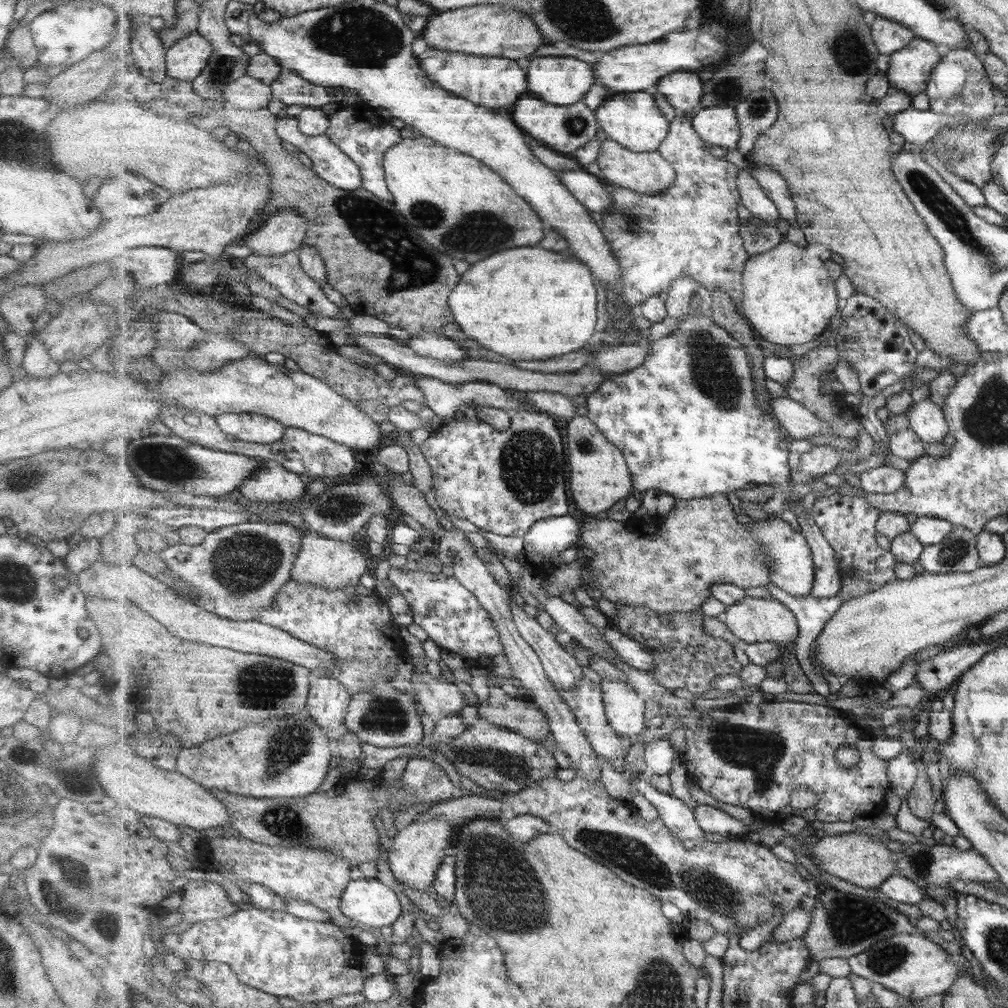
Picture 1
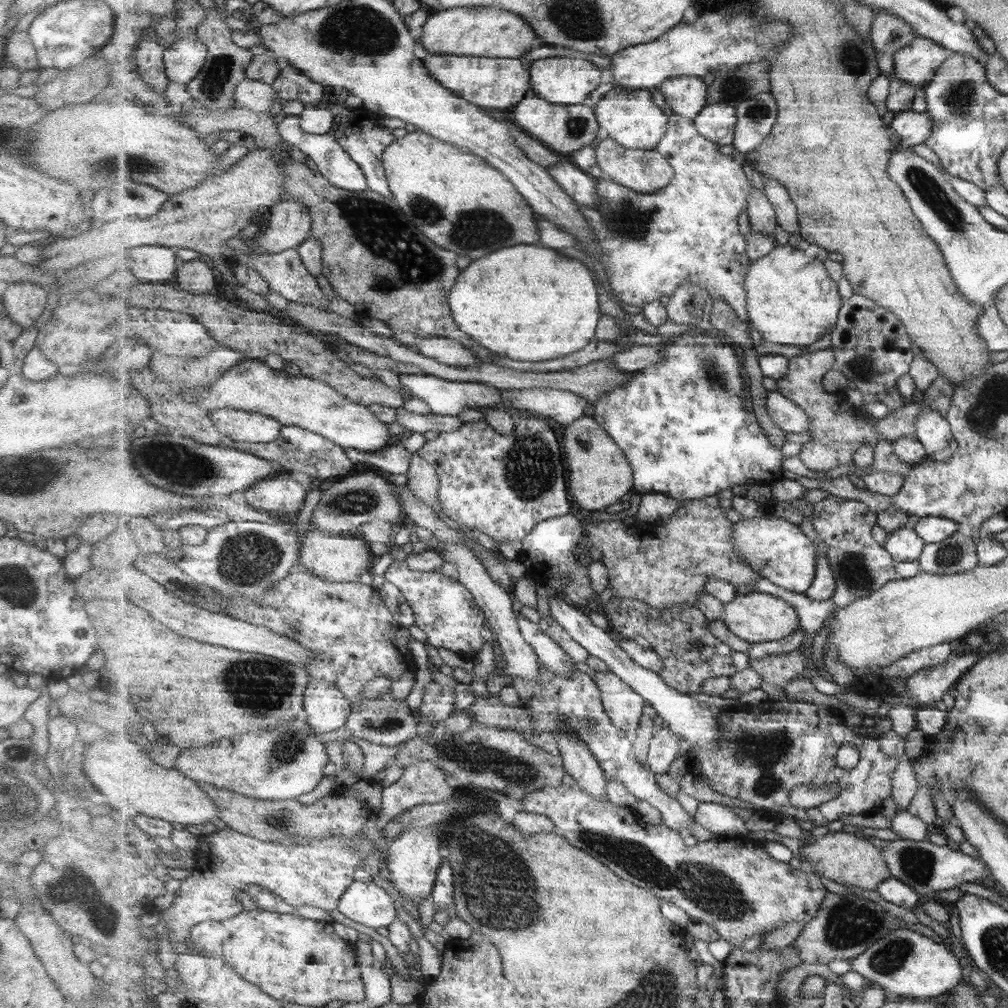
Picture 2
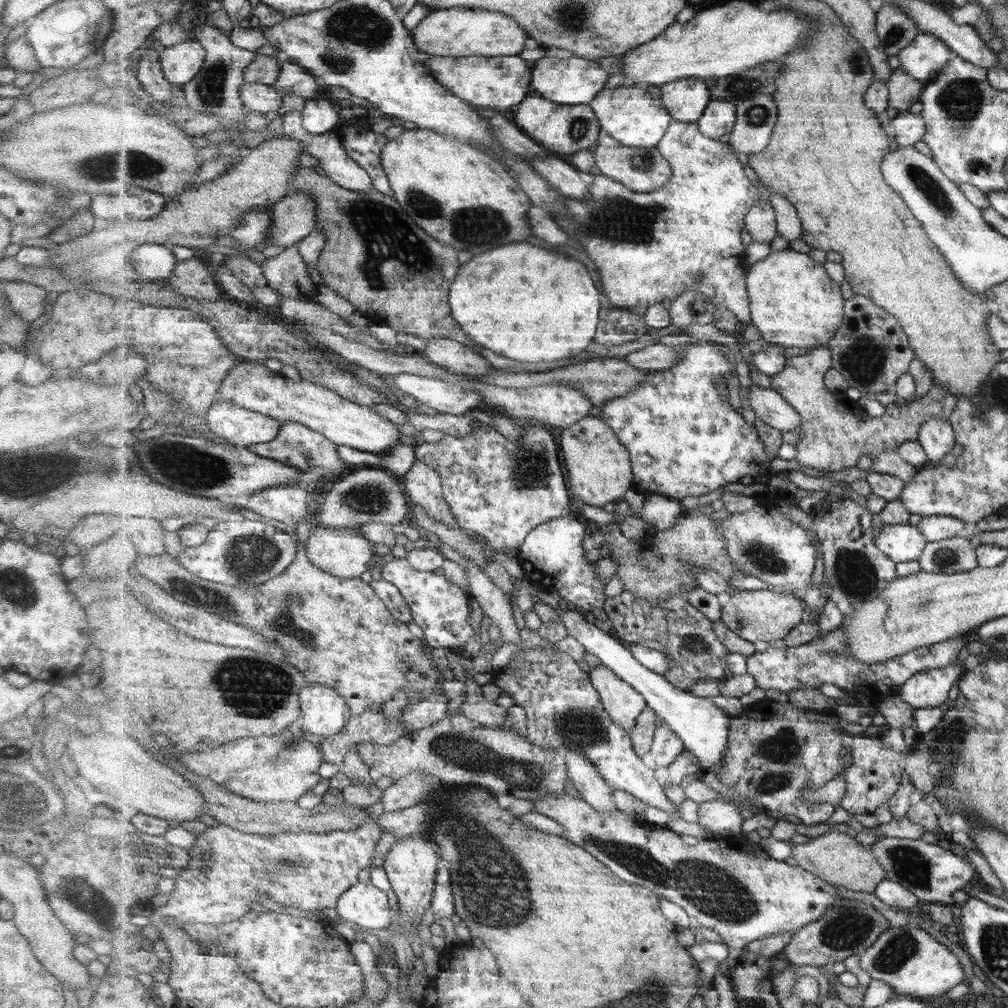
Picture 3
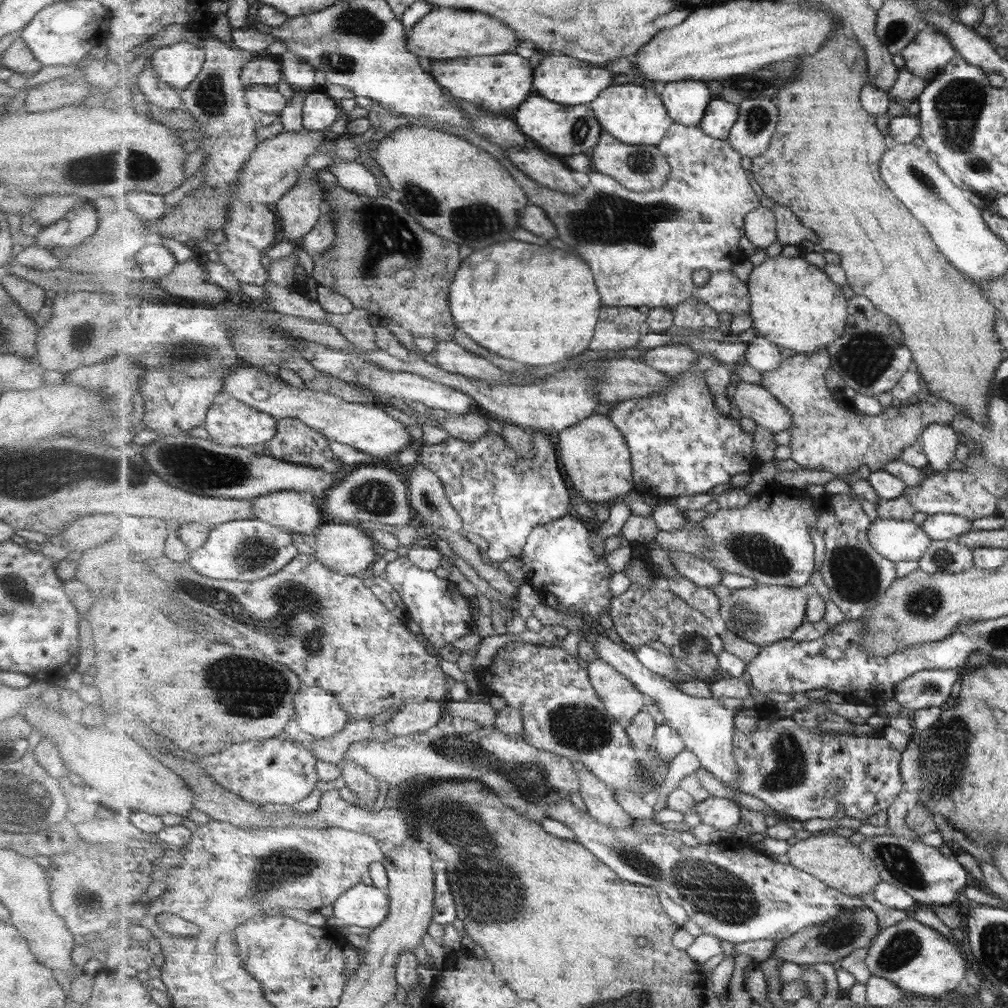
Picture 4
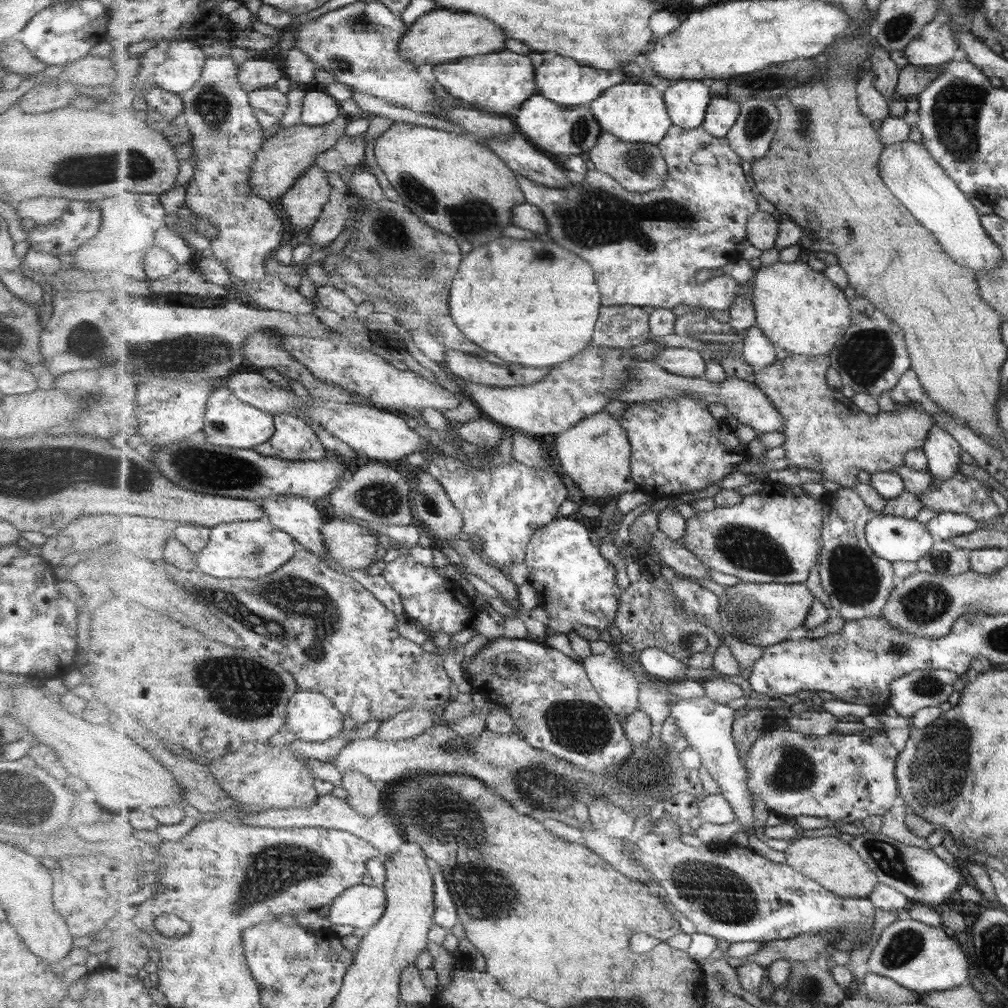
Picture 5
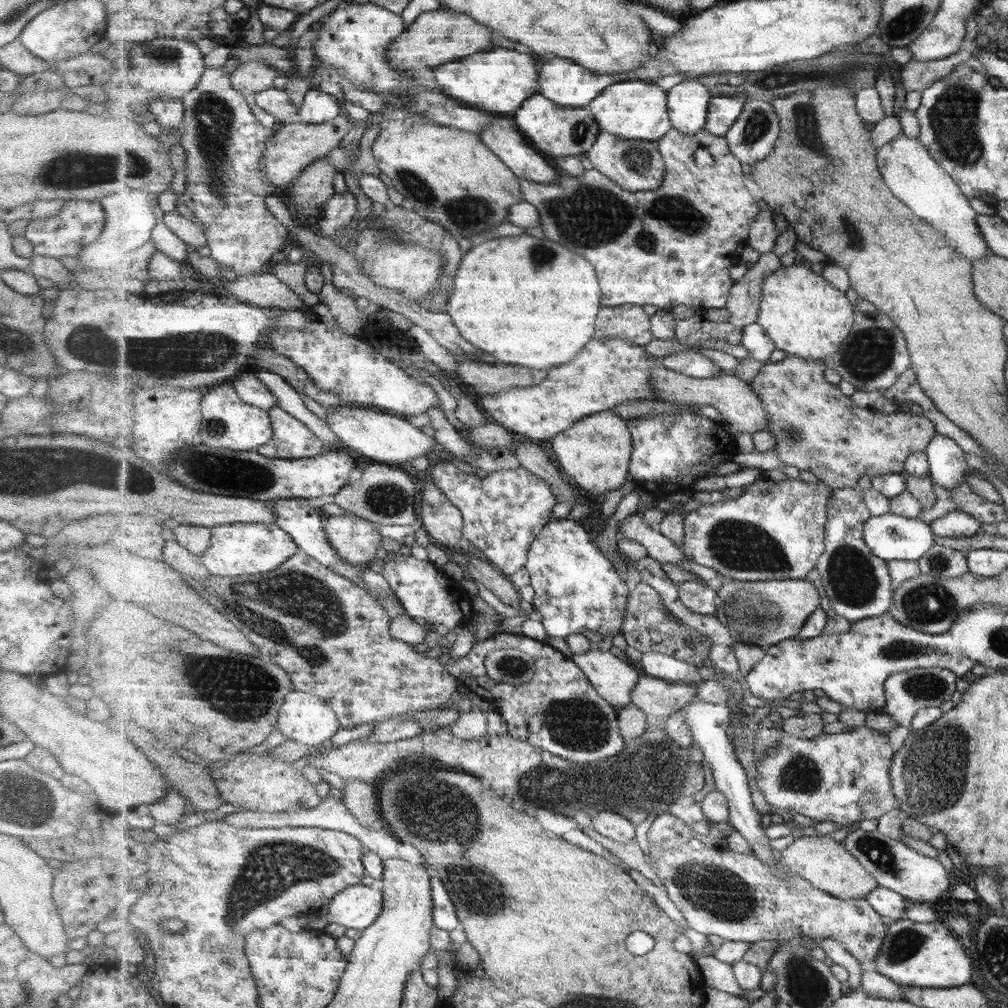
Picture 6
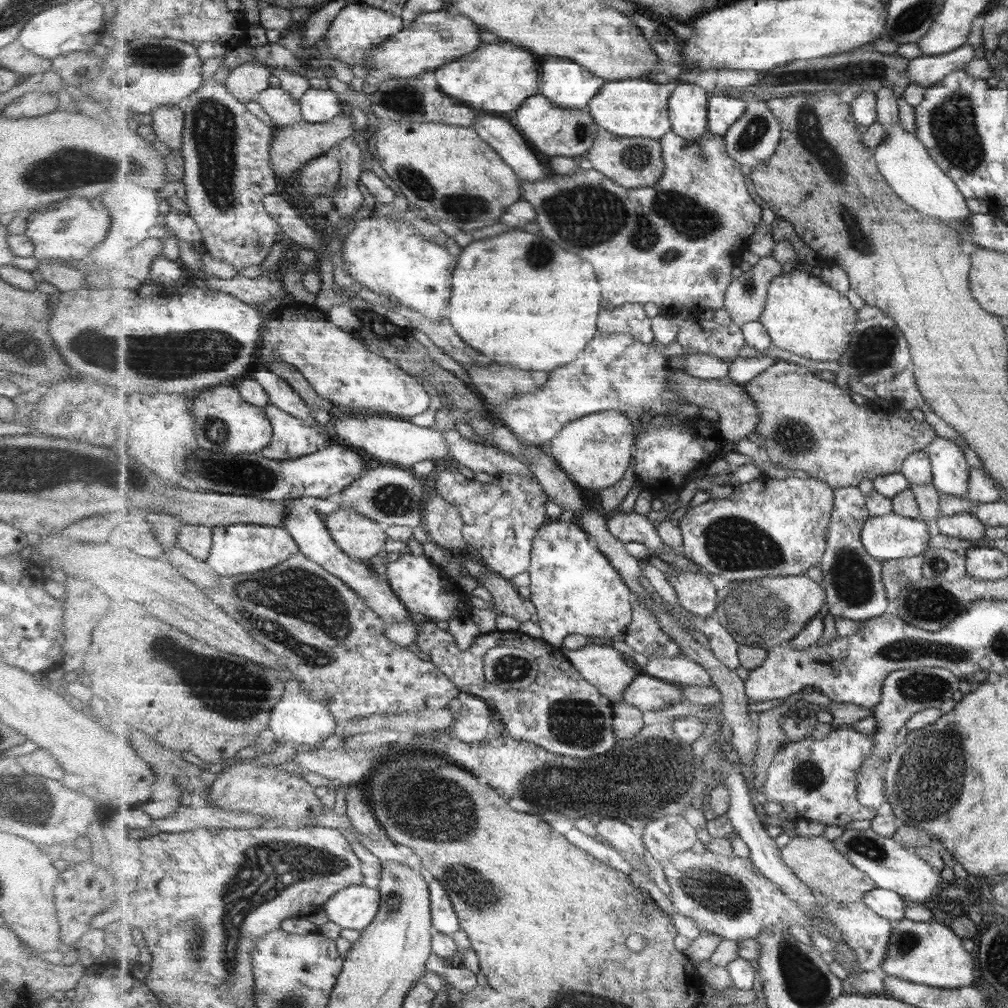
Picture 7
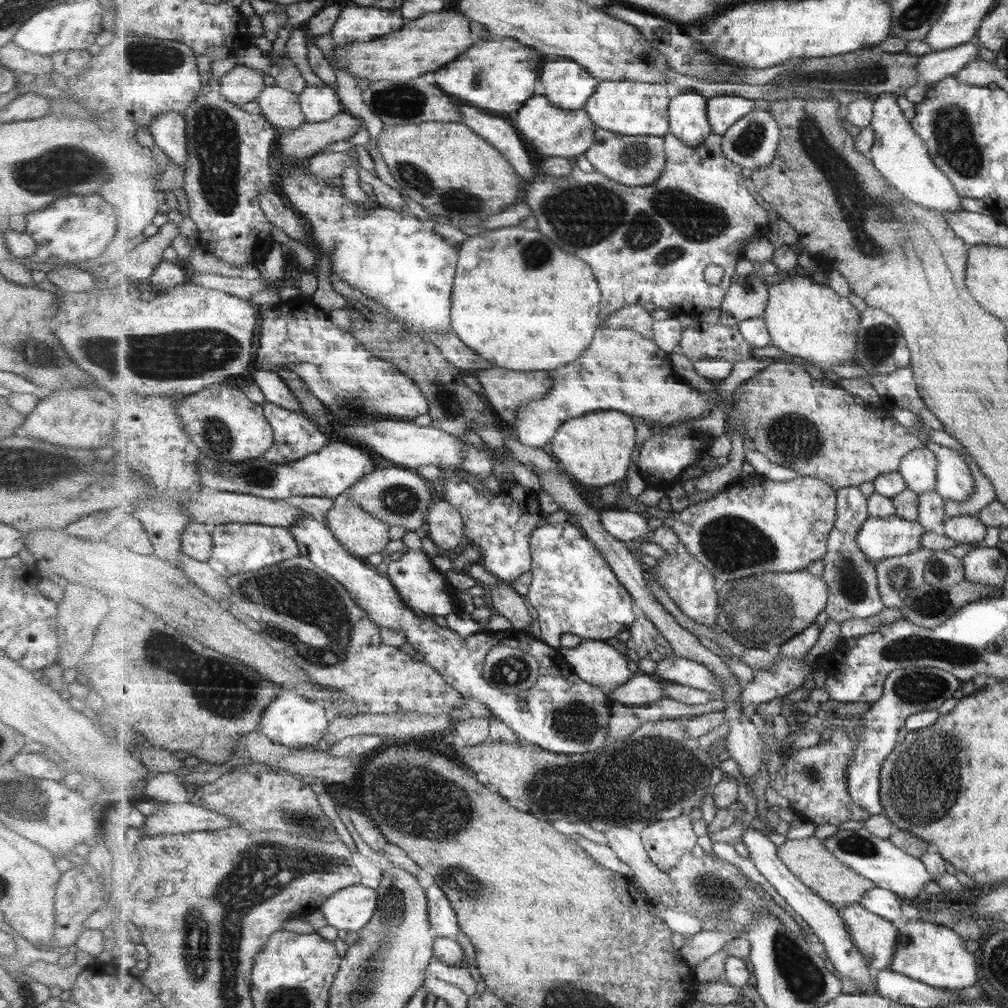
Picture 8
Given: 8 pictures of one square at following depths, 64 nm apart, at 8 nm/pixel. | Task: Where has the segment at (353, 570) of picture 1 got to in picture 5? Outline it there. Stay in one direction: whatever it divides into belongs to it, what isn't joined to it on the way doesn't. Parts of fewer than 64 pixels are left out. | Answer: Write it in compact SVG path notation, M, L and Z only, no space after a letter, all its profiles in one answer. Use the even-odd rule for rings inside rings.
M329 514L321 530L327 547L324 556L334 563L333 566L361 570L376 562L374 556L381 544L372 528Z

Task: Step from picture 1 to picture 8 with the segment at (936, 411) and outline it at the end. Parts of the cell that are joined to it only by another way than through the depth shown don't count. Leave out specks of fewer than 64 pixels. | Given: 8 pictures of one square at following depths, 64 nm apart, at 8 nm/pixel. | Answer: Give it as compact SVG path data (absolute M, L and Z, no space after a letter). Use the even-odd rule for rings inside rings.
M925 440L925 447L934 451L938 465L938 489L945 500L965 502L976 491L976 476L961 455L947 446Z

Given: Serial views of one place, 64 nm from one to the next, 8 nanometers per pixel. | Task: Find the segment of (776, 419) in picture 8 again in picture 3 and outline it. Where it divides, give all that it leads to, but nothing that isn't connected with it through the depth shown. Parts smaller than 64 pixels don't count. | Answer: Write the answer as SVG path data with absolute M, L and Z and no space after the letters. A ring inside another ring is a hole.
M826 347L804 353L793 352L788 356L787 368L770 380L770 390L779 393L802 418L801 426L792 430L800 435L795 444L796 460L817 471L839 472L853 468L863 455L870 455L875 460L888 448L897 450L906 442L917 441L924 422L932 418L949 421L958 406L957 397L949 391L943 394L943 387L937 385L941 398L929 400L923 397L909 404L899 402L889 405L881 416L874 417L849 400L842 390L833 392L827 389L825 379L831 368L834 368L833 354Z

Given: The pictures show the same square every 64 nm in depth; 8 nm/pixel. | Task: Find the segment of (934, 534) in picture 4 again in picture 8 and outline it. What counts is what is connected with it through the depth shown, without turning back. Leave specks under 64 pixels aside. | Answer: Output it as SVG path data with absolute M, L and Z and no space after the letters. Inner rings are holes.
M961 515L948 517L943 524L944 535L959 544L975 544L983 542L987 536L987 525L977 515Z

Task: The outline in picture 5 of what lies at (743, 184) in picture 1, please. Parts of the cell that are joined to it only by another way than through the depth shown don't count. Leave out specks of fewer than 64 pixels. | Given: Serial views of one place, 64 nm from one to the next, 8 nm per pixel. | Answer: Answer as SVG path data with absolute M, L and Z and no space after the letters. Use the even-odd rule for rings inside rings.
M758 210L748 222L747 241L761 251L771 250L776 246L780 233L780 222L774 215Z

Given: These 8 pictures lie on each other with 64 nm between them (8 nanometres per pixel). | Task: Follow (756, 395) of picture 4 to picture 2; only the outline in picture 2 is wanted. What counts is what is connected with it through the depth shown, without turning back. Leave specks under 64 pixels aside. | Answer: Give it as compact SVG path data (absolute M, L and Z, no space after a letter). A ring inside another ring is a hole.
M777 390L767 392L765 407L770 412L773 422L785 432L795 434L801 434L805 430L809 432L811 421L806 412Z

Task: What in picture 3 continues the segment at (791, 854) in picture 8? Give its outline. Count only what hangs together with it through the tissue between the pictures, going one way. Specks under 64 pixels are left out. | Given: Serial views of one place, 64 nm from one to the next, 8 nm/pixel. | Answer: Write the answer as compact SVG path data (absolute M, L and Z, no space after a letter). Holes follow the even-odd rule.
M843 832L825 833L812 838L806 844L795 845L792 858L802 870L813 872L833 887L874 894L878 885L887 880L887 871L883 868L883 864L879 863L878 858L871 853L871 848L859 844L855 838Z

